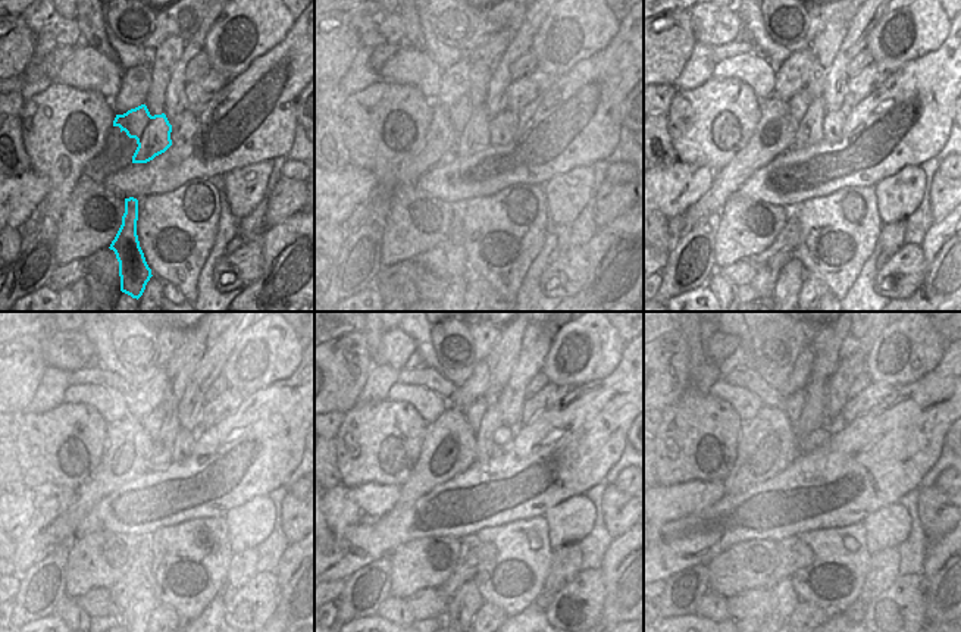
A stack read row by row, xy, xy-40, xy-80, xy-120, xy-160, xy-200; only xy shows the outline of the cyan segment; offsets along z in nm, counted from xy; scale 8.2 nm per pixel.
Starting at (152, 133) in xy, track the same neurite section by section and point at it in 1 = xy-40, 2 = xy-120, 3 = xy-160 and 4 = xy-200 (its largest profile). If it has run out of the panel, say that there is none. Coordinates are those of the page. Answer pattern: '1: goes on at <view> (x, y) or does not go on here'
1: goes on at xy-40 (478, 125)
2: goes on at xy-120 (155, 422)
3: goes on at xy-160 (484, 416)
4: goes on at xy-200 (817, 412)

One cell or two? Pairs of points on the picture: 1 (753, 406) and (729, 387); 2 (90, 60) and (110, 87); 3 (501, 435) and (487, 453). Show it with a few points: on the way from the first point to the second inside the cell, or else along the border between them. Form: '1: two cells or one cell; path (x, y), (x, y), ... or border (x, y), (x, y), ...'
1: one cell; path (747, 401), (735, 393)
2: one cell; path (91, 66), (106, 81)
3: one cell; path (498, 440), (491, 449)

